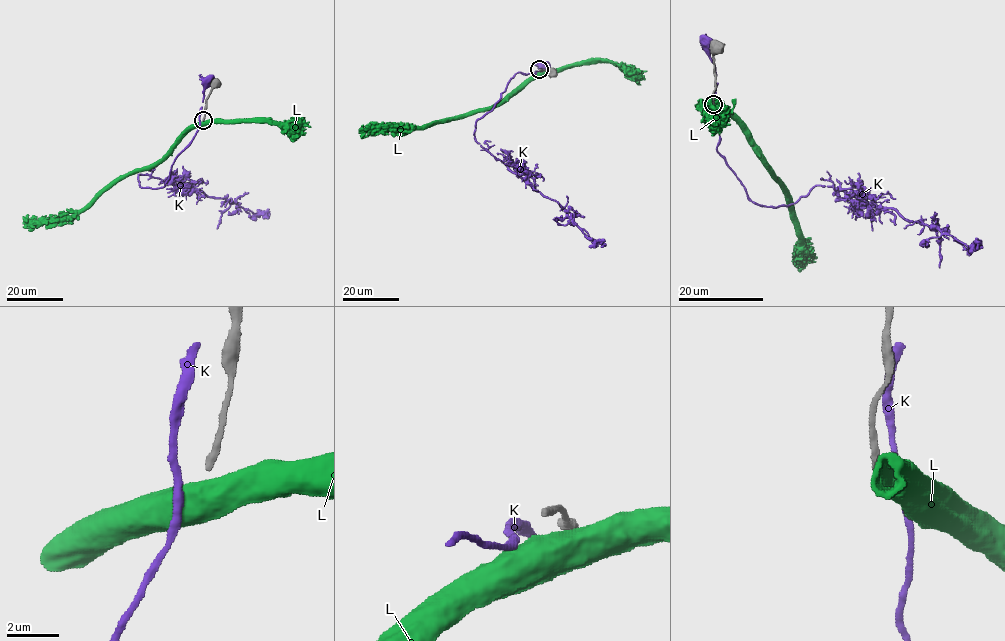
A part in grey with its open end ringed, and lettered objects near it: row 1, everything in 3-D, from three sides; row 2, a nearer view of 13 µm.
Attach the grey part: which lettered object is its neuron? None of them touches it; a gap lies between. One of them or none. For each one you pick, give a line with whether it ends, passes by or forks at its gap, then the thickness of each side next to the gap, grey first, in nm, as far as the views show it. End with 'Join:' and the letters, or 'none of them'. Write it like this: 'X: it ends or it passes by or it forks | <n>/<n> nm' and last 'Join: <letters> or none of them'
Join: none of them

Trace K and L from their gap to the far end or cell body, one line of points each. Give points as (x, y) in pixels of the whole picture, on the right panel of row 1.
K: (717, 103), (717, 152), (759, 204), (788, 205), (815, 186), (830, 185), (967, 246), (976, 243), (976, 249)
L: (717, 105), (739, 125), (748, 143), (783, 184), (790, 215), (798, 233), (799, 252), (807, 261), (815, 262)

